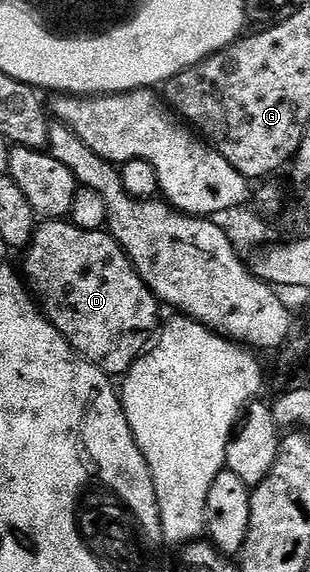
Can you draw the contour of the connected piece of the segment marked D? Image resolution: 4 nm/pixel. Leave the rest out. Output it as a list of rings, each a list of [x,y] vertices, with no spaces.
[[[66,218],[46,220],[45,222],[39,223],[38,227],[35,228],[34,237],[29,248],[25,249],[24,256],[26,256],[24,280],[38,307],[42,309],[42,315],[52,322],[52,326],[56,326],[56,330],[60,330],[62,337],[73,346],[78,355],[83,356],[88,362],[95,364],[101,372],[106,373],[111,378],[125,377],[126,373],[130,371],[130,368],[137,360],[141,356],[146,355],[148,349],[151,347],[152,341],[155,339],[156,333],[159,331],[160,319],[158,320],[158,308],[160,309],[160,301],[140,278],[140,274],[134,269],[132,262],[126,257],[126,252],[114,241],[114,237],[110,235],[109,231],[93,232],[92,230],[80,230]]]

